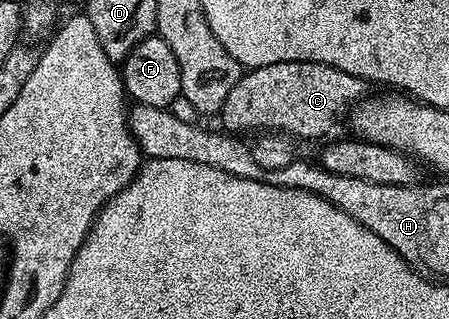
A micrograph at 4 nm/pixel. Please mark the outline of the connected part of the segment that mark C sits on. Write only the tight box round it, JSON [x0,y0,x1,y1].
[219,60,367,141]

